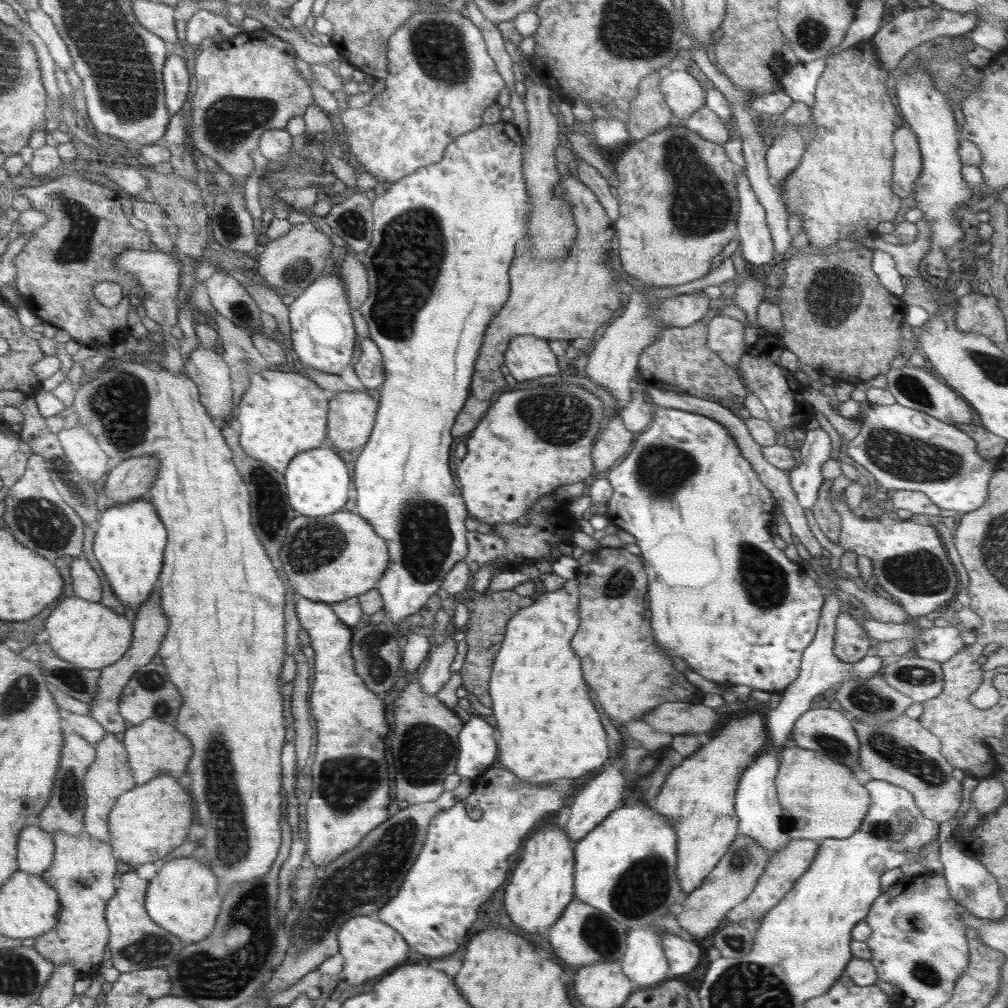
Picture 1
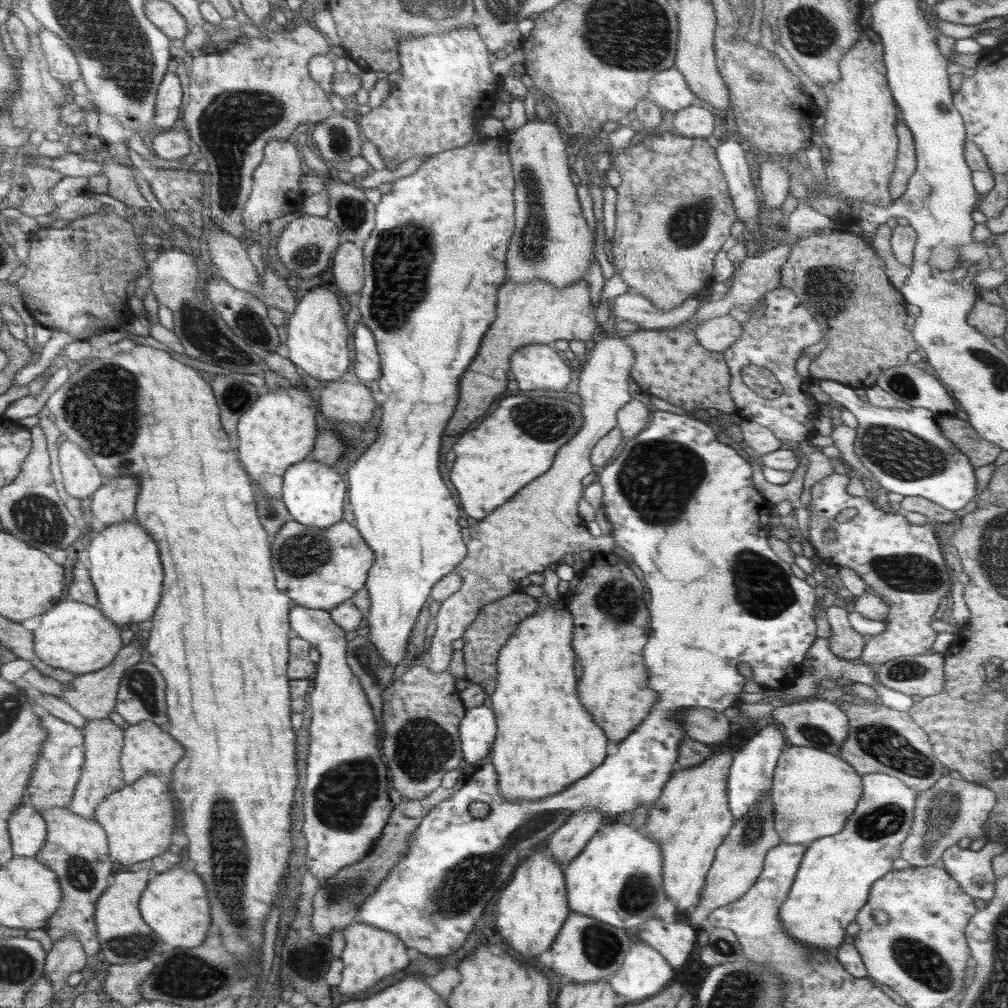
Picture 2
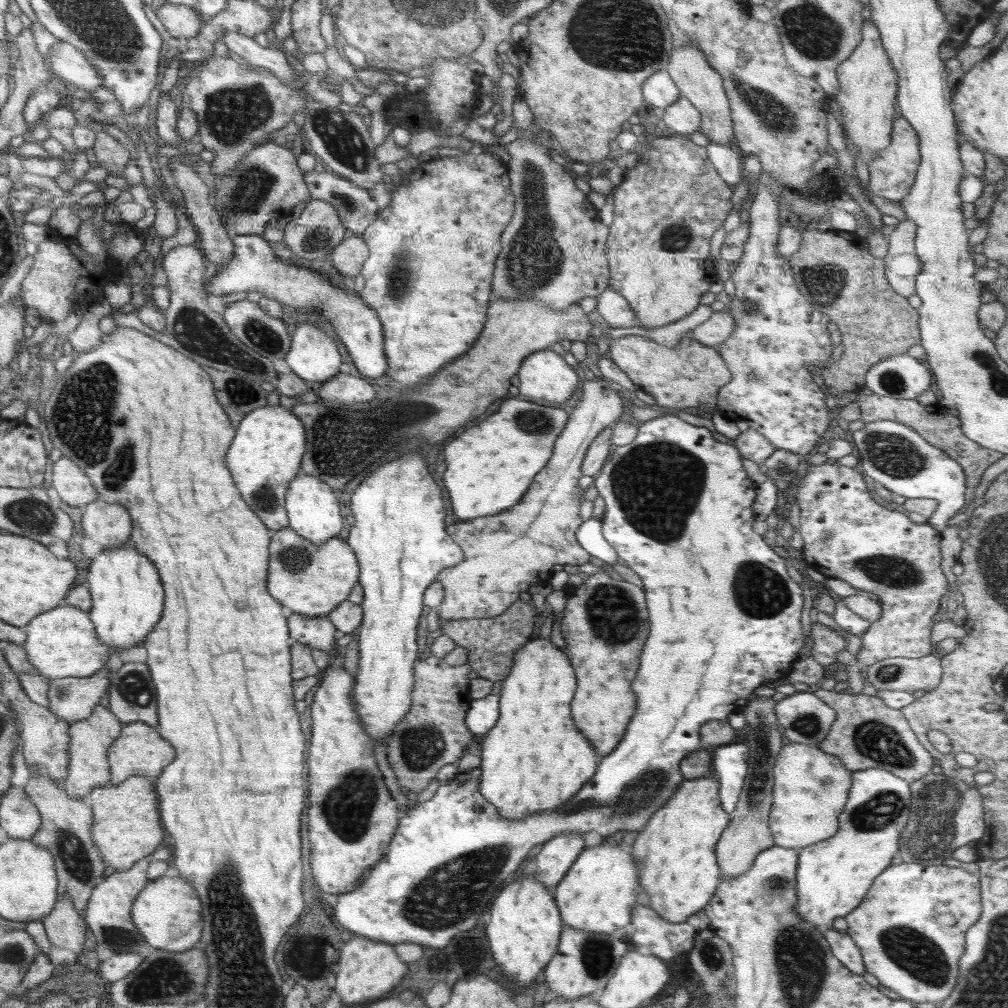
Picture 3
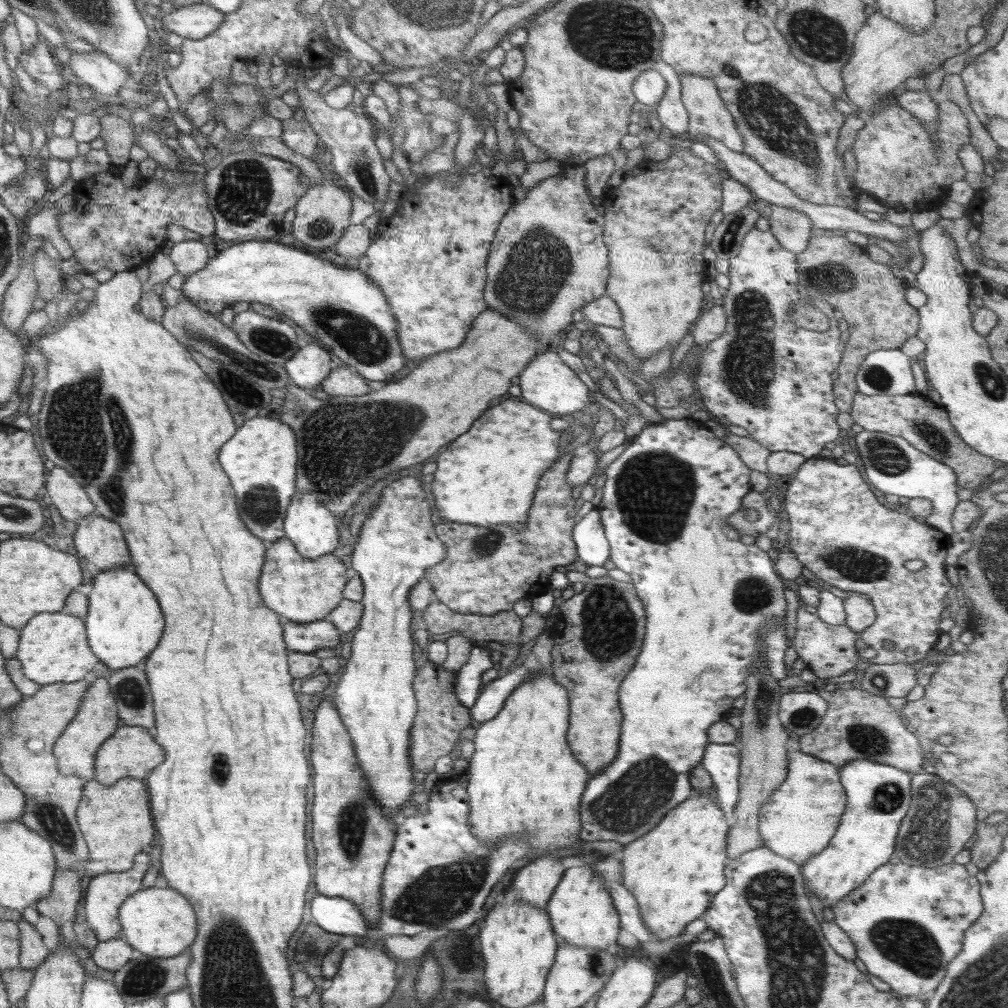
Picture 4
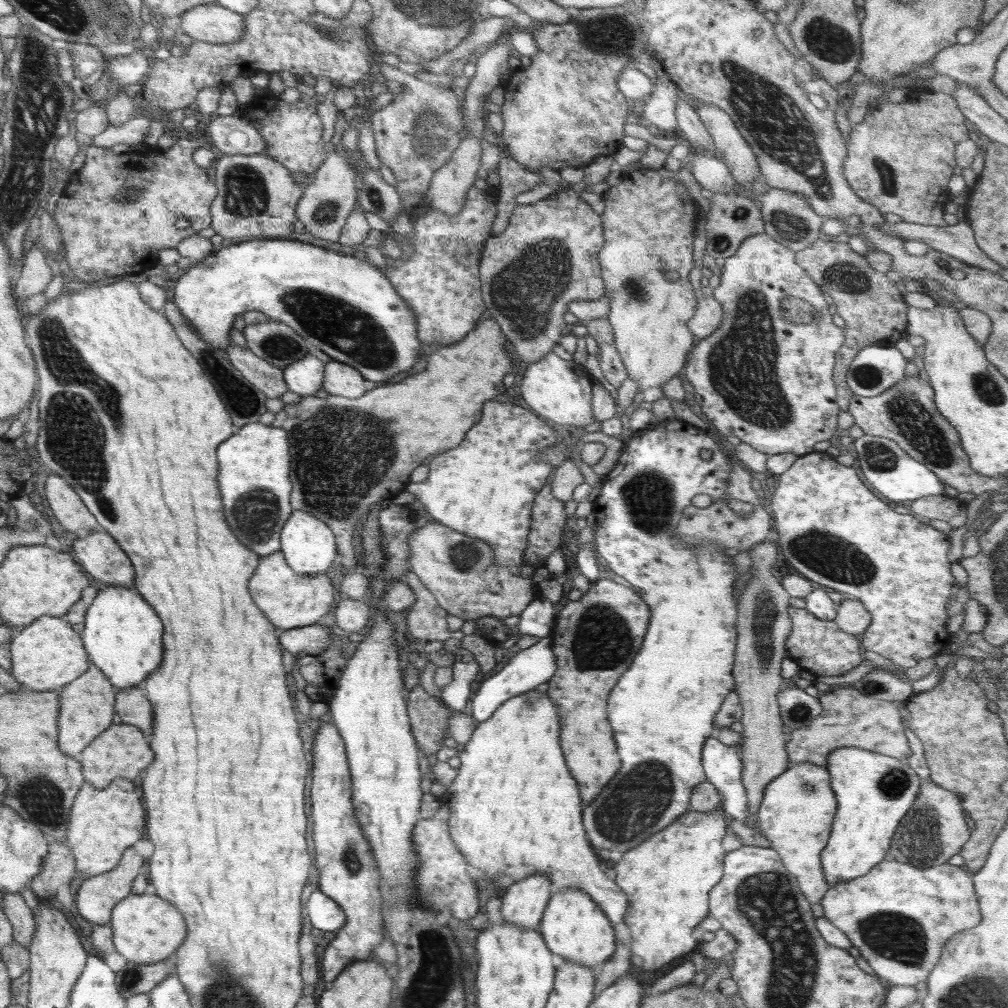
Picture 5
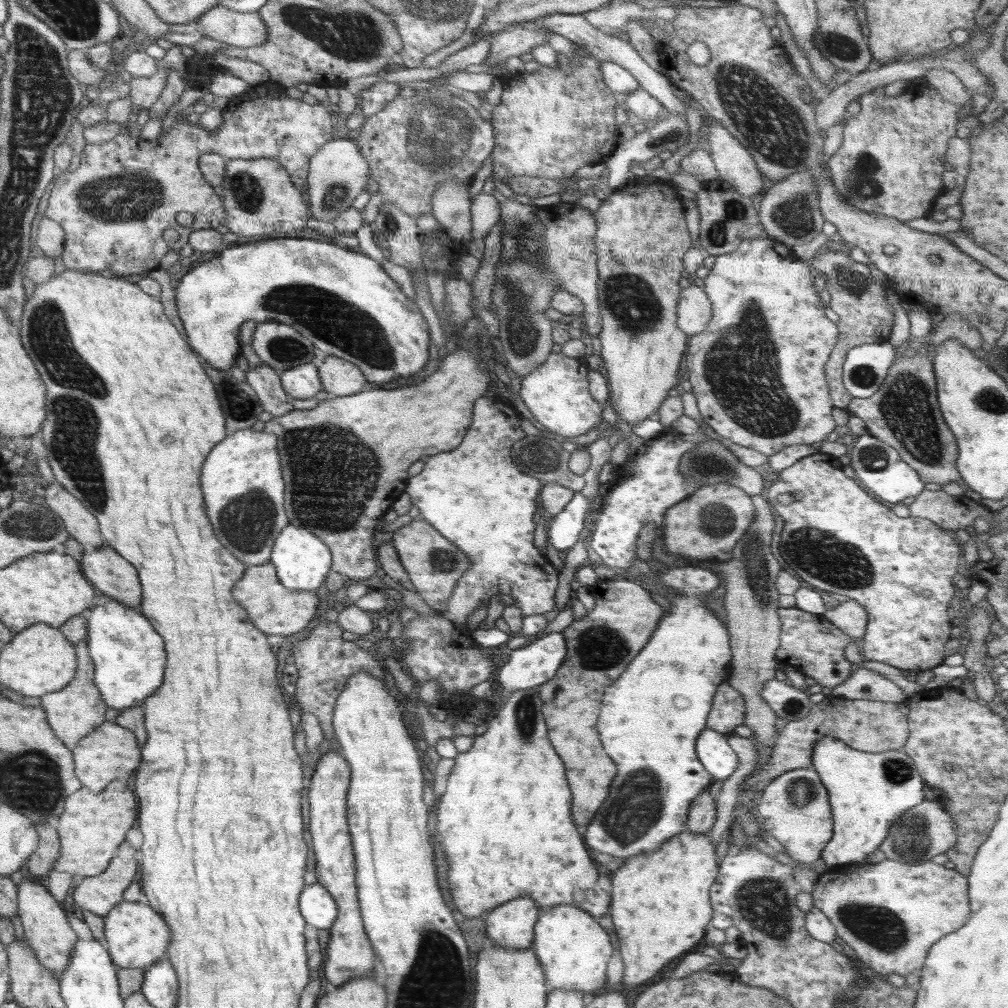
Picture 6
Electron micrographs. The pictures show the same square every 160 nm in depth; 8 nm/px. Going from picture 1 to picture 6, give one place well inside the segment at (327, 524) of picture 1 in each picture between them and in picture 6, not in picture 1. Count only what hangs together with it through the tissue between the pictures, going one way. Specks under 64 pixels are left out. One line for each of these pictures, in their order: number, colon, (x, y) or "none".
2: (317, 568)
3: (308, 579)
4: (299, 589)
5: (289, 600)
6: (272, 608)

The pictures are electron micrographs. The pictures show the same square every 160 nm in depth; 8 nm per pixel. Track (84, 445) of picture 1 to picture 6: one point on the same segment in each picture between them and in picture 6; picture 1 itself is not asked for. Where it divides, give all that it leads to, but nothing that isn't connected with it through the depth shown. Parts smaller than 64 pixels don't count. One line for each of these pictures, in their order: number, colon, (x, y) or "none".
2: (80, 478)
3: (77, 490)
4: (73, 503)
5: (71, 514)
6: (81, 524)

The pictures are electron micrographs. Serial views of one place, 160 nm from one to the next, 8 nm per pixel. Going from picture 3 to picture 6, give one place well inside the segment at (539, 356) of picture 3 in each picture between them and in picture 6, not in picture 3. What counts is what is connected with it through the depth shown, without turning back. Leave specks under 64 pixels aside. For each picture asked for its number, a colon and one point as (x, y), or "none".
4: (547, 382)
5: (560, 391)
6: (557, 394)

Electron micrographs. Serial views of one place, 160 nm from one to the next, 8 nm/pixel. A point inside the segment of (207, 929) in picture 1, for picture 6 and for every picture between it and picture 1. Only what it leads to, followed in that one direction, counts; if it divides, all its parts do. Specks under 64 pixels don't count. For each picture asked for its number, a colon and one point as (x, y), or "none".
2: (174, 905)
3: (167, 912)
4: (160, 922)
5: (145, 929)
6: (135, 936)

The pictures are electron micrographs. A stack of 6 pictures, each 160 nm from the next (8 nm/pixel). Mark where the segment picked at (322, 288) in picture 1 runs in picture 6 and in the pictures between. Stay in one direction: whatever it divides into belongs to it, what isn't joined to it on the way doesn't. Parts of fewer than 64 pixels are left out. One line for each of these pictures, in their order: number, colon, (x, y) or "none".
2: (317, 333)
3: (313, 355)
4: (310, 365)
5: (305, 376)
6: (302, 382)

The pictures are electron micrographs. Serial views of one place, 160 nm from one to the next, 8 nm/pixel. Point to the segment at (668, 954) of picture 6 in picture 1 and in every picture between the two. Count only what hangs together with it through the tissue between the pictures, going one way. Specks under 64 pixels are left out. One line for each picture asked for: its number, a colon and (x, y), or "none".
1: (698, 797)
2: (690, 819)
3: (675, 851)
4: (673, 871)
5: (667, 879)

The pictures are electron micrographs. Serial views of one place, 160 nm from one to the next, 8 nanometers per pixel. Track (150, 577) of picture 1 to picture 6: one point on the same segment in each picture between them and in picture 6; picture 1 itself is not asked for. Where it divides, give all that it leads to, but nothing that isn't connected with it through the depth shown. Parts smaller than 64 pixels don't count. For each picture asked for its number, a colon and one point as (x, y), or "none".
2: (124, 563)
3: (126, 595)
4: (124, 622)
5: (123, 636)
6: (128, 654)

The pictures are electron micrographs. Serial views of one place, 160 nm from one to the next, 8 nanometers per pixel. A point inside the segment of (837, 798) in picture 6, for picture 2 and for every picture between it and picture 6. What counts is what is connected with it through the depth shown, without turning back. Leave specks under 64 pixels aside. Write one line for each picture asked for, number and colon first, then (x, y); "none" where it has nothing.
2: (836, 874)
3: (833, 875)
4: (878, 796)
5: (873, 791)

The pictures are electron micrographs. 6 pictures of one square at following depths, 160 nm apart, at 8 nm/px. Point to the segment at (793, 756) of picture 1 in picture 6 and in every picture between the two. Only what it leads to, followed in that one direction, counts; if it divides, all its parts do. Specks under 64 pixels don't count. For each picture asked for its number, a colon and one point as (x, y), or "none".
2: (813, 793)
3: (811, 787)
4: (801, 816)
5: (798, 807)
6: (794, 808)

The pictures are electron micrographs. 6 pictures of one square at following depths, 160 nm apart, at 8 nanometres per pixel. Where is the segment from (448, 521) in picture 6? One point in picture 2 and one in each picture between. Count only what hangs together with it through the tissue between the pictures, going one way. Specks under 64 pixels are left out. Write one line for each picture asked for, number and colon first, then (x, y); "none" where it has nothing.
2: (518, 442)
3: (490, 467)
4: (489, 475)
5: (484, 488)

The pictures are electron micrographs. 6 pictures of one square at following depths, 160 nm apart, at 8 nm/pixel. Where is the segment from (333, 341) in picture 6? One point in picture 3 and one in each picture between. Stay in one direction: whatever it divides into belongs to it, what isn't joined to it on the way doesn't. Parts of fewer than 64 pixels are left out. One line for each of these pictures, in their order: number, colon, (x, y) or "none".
3: (254, 266)
4: (343, 308)
5: (347, 308)

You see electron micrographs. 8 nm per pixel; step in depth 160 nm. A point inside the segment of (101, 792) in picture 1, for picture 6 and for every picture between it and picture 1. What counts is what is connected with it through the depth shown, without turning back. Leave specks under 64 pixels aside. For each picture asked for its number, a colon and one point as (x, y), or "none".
2: (102, 774)
3: (89, 767)
4: (76, 750)
5: (87, 706)
6: (75, 711)

